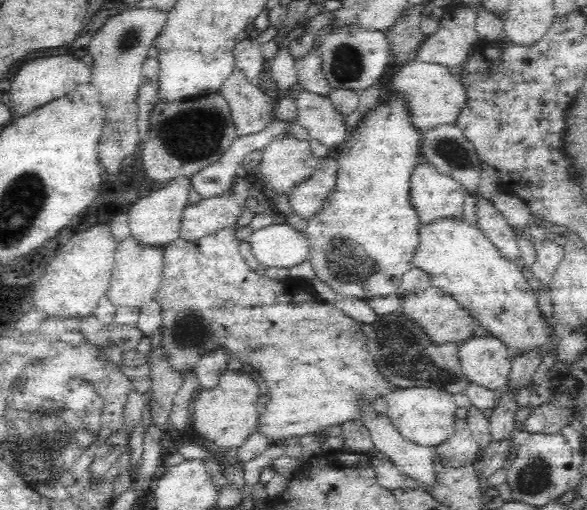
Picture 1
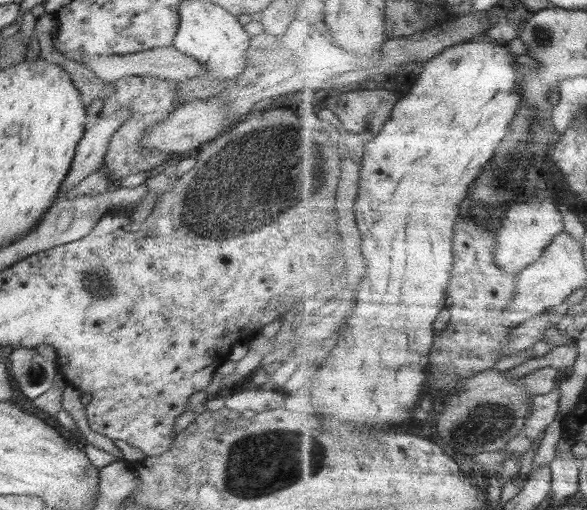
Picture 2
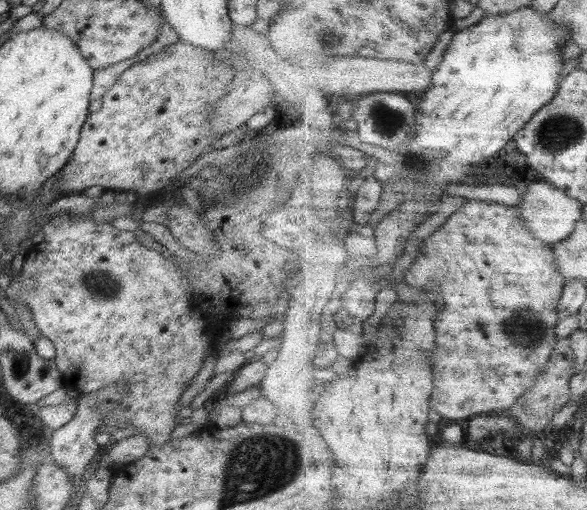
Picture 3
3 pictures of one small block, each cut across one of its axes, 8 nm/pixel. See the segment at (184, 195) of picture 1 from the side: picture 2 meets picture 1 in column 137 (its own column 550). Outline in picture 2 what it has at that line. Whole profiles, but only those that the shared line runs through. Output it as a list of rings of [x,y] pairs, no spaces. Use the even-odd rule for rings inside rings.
[[[533,200],[507,207],[497,231],[497,264],[503,270],[517,274],[537,261],[555,237],[565,230],[564,211],[562,206],[554,204],[552,200]]]

